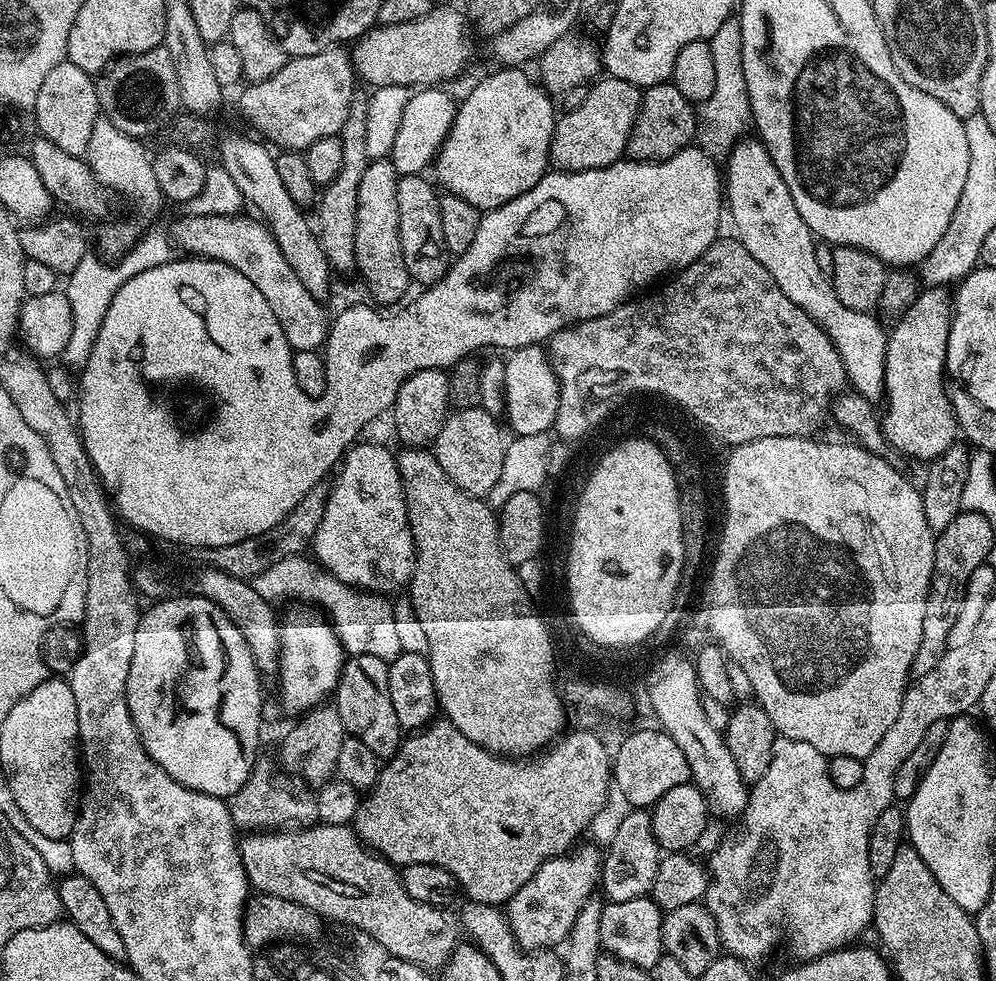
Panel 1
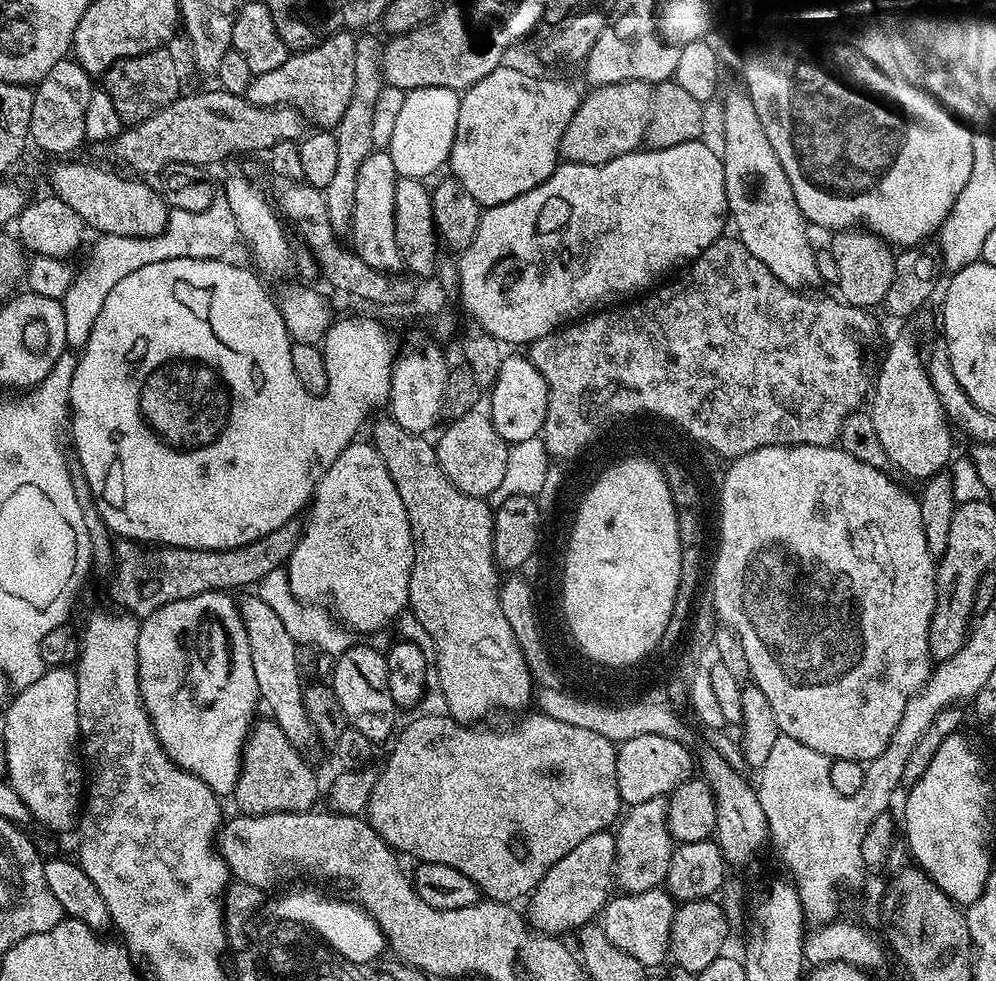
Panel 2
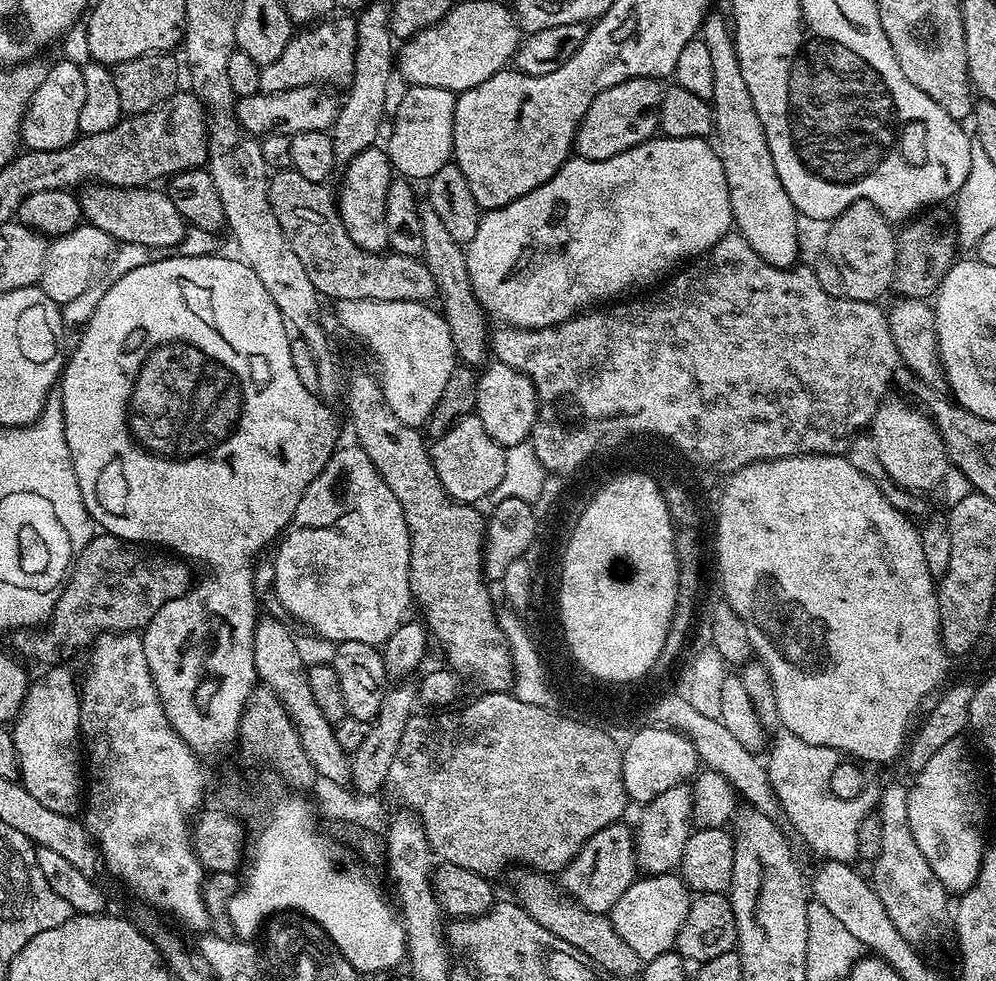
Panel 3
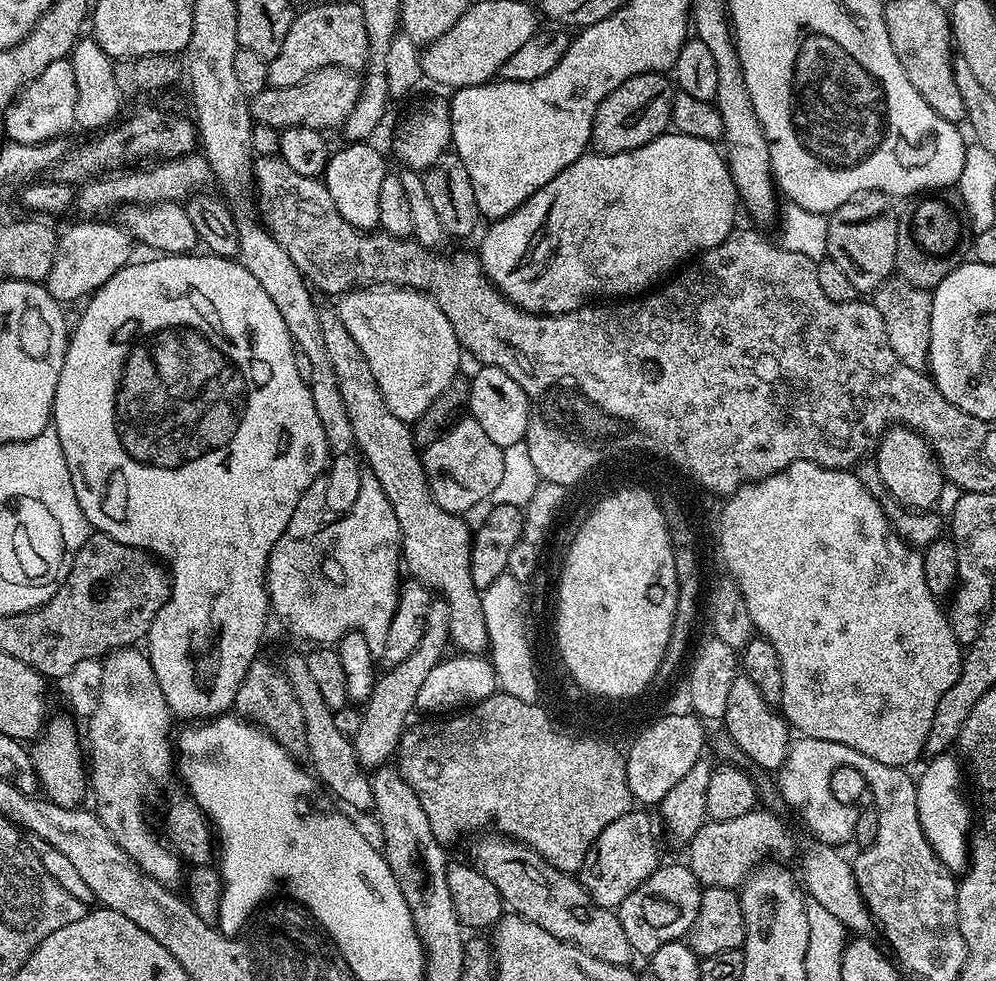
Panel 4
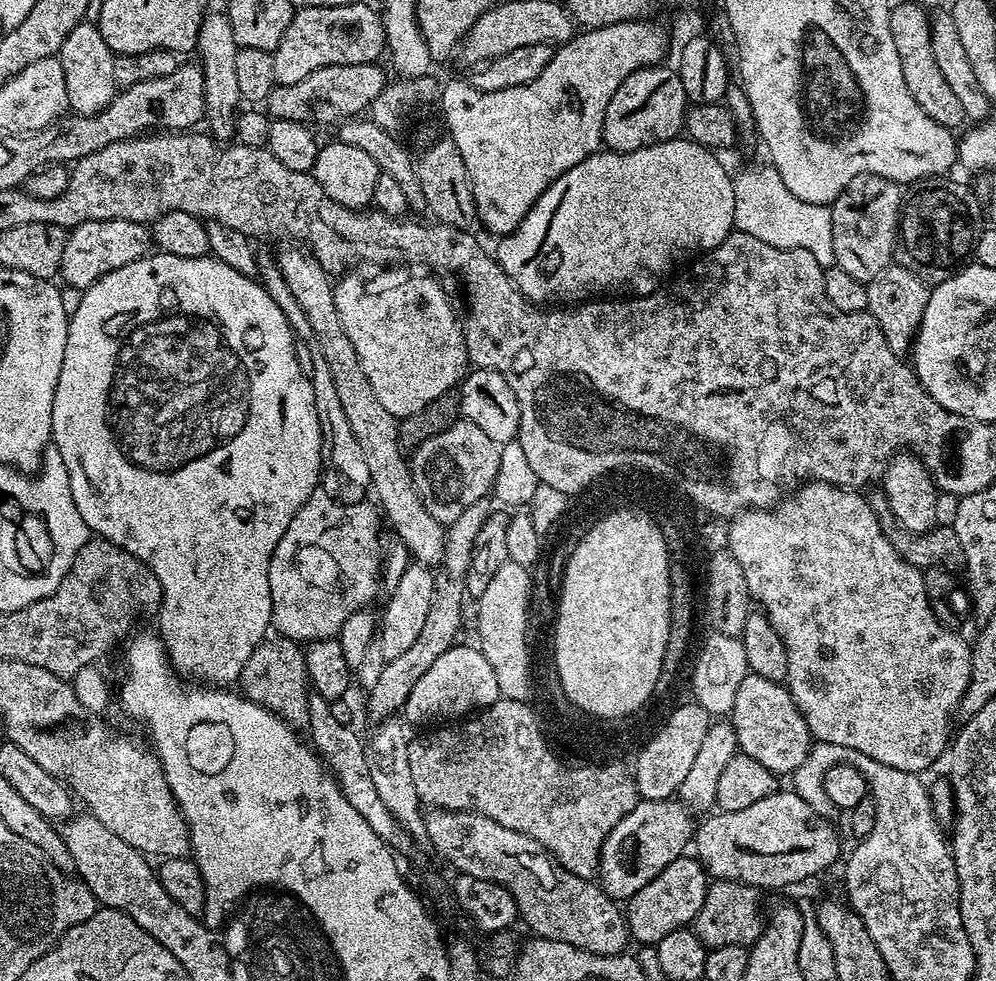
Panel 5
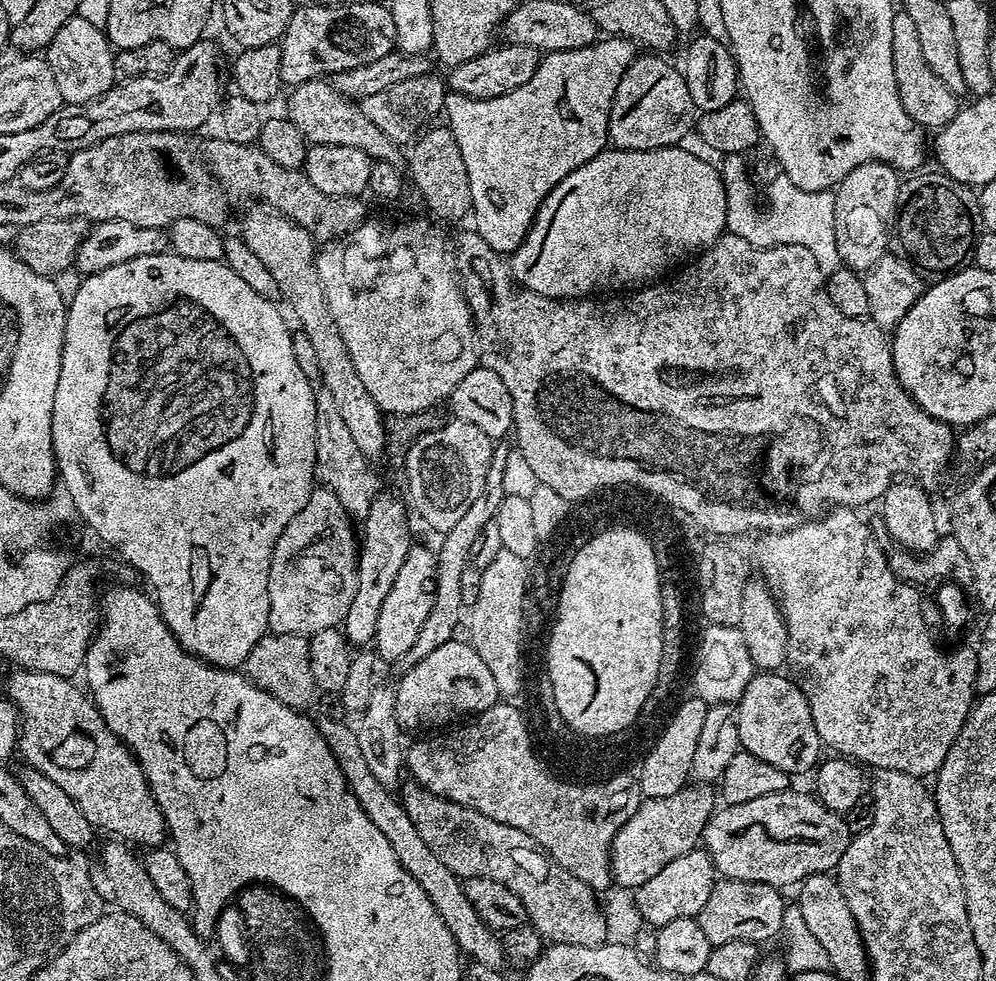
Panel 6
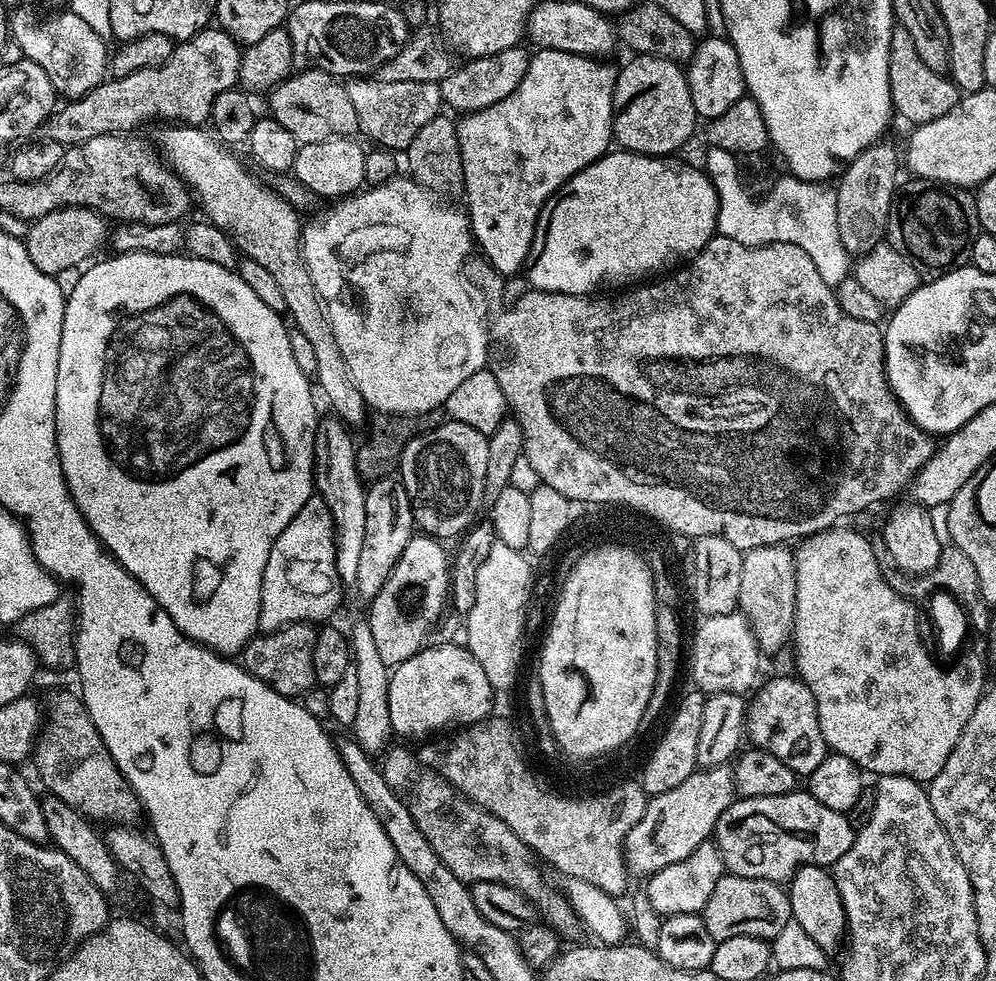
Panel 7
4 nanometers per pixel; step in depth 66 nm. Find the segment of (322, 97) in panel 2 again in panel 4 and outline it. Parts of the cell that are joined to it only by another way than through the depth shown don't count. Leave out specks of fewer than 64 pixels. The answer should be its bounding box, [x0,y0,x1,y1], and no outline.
[268,3,368,87]

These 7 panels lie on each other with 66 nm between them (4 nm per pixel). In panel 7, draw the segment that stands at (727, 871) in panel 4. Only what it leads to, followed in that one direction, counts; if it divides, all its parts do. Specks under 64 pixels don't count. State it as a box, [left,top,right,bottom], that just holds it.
[714,790,857,885]

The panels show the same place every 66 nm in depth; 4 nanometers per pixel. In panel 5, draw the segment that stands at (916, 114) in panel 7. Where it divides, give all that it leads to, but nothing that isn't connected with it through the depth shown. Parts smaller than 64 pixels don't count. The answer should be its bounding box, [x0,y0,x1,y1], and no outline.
[890,4,966,130]

